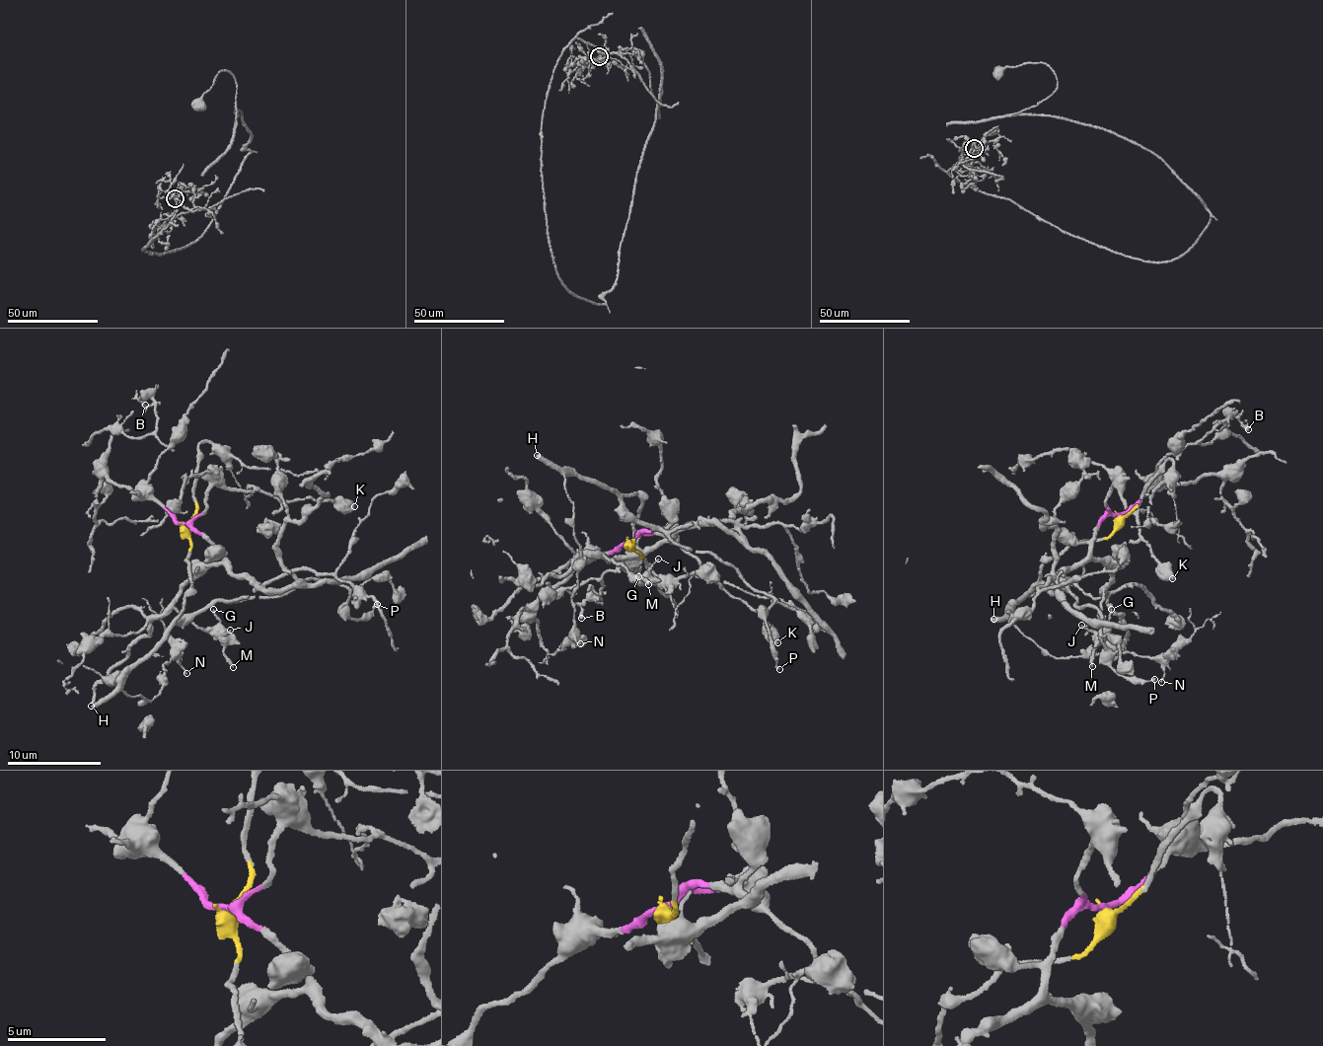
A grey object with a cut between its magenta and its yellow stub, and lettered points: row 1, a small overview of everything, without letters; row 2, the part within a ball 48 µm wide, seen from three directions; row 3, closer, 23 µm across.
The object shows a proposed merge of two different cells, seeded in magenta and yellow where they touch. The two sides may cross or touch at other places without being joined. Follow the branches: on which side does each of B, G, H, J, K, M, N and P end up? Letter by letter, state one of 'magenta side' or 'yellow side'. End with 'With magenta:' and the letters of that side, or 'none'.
B: magenta side
G: magenta side
H: yellow side
J: magenta side
K: magenta side
M: magenta side
N: yellow side
P: yellow side
With magenta: B, G, J, K, M

